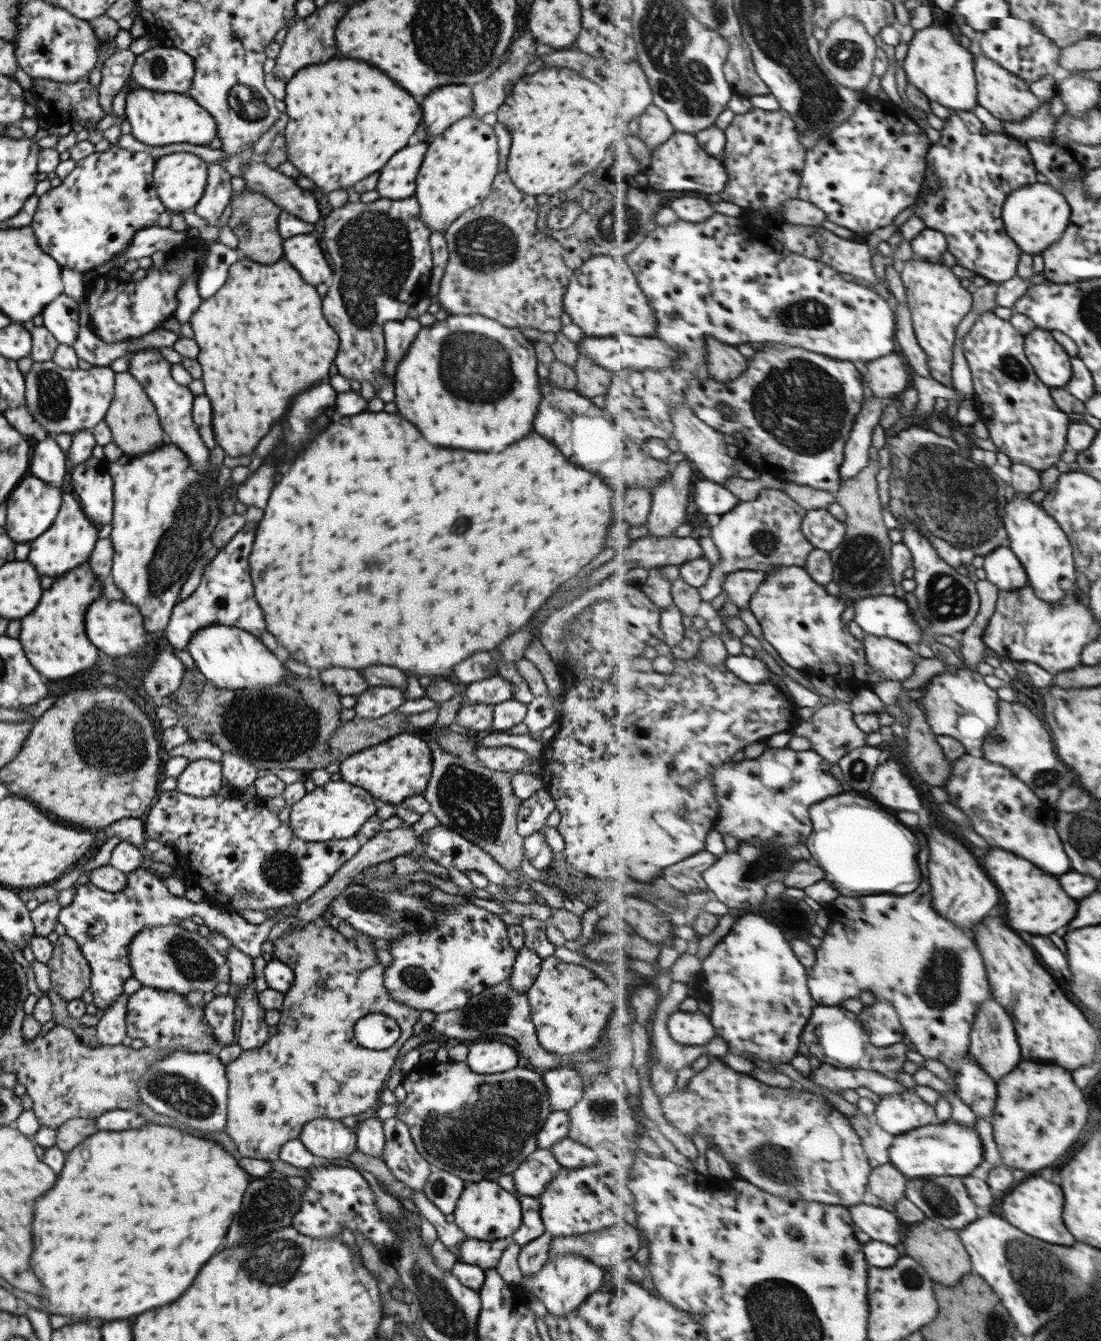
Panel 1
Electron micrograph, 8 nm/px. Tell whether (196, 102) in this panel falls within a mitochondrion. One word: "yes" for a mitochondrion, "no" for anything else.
no

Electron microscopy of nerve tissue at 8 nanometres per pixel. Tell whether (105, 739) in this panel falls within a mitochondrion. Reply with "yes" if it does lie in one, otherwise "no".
yes

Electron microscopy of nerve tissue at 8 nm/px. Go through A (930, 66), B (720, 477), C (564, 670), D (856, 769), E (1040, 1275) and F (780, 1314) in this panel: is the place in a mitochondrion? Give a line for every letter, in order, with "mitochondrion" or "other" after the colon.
A: other
B: other
C: other
D: mitochondrion
E: mitochondrion
F: mitochondrion

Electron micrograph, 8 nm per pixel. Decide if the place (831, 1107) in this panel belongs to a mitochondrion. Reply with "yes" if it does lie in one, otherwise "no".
no

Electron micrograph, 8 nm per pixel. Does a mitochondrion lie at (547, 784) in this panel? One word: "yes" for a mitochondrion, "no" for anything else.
no

